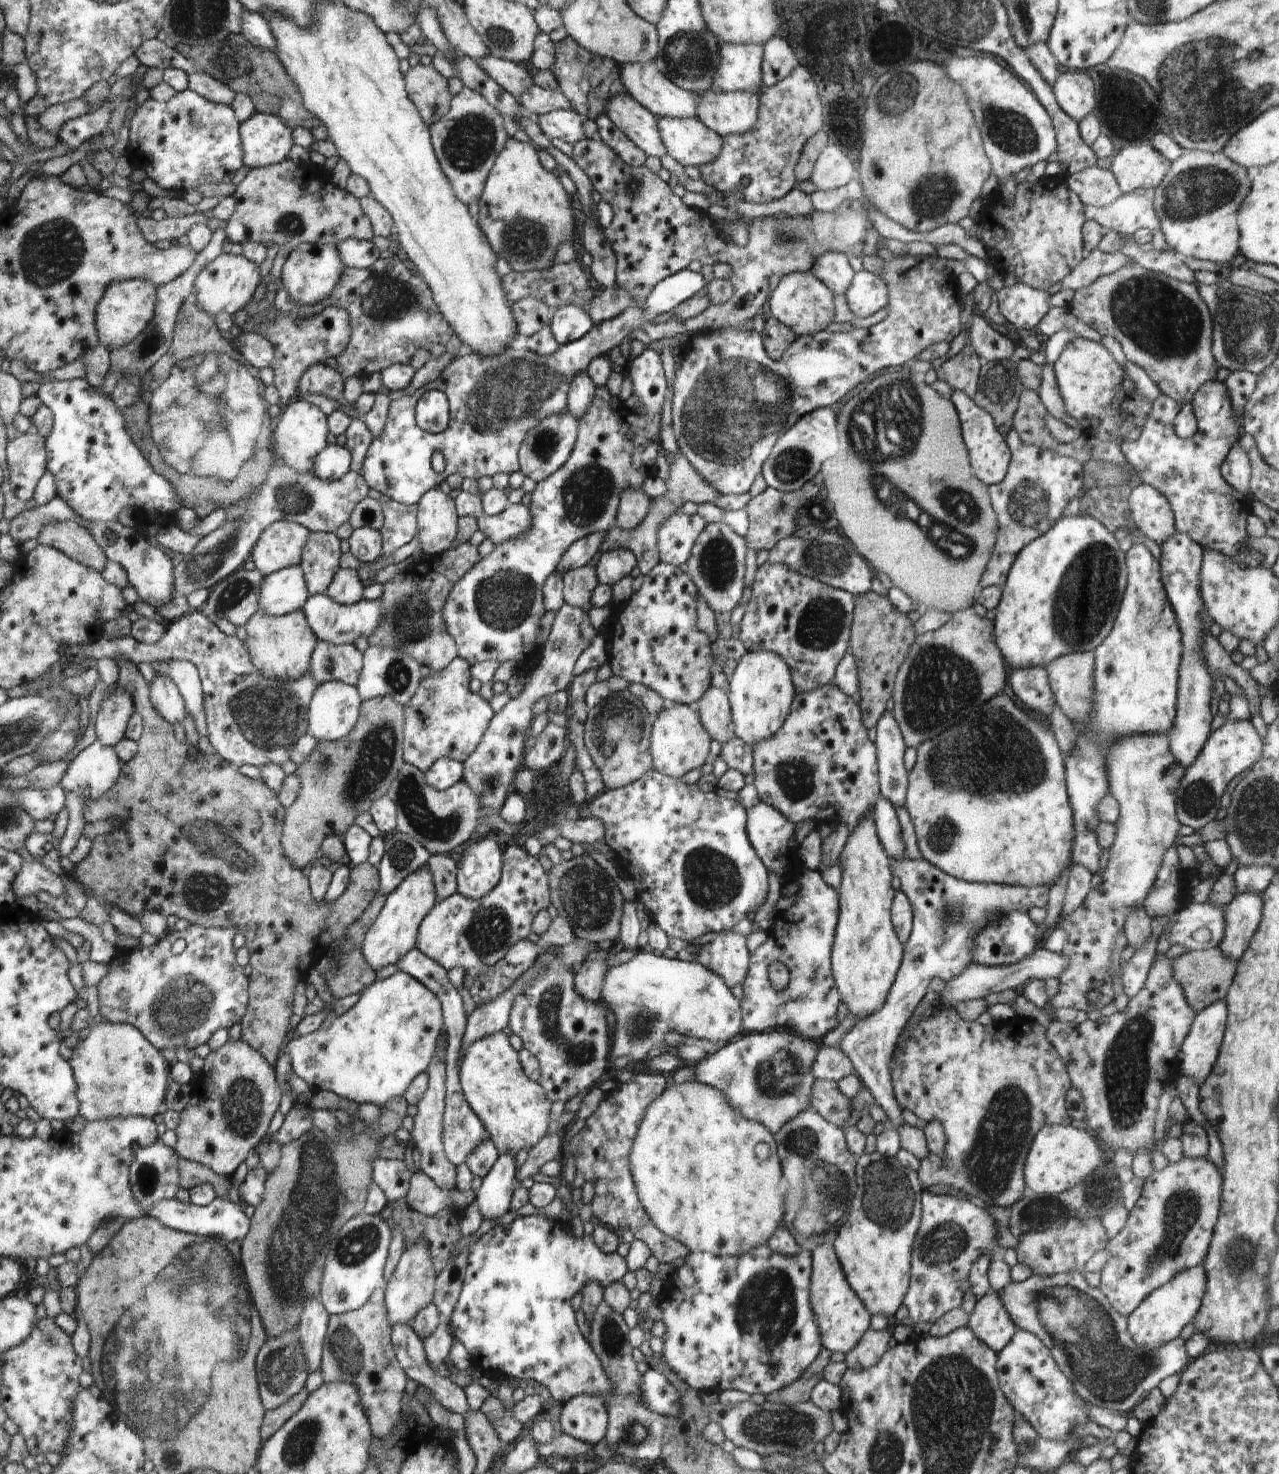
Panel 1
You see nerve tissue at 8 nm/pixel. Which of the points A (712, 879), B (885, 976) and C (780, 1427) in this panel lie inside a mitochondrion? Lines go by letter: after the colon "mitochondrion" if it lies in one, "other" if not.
A: mitochondrion
B: other
C: mitochondrion

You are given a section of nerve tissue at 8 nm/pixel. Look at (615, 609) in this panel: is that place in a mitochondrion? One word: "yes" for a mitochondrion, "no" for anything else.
no

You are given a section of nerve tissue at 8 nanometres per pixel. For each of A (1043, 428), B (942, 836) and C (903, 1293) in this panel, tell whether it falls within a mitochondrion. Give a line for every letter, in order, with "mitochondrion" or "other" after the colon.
A: other
B: mitochondrion
C: other

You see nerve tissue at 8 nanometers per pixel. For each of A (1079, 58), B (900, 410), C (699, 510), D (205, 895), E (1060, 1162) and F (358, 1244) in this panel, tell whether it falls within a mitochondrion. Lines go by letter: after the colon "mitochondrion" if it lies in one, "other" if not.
A: other
B: mitochondrion
C: other
D: mitochondrion
E: other
F: mitochondrion

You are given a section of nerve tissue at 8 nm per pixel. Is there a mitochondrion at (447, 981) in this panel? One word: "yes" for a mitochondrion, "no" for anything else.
no

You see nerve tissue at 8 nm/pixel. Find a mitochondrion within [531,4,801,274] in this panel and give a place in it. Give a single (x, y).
(688, 57)

